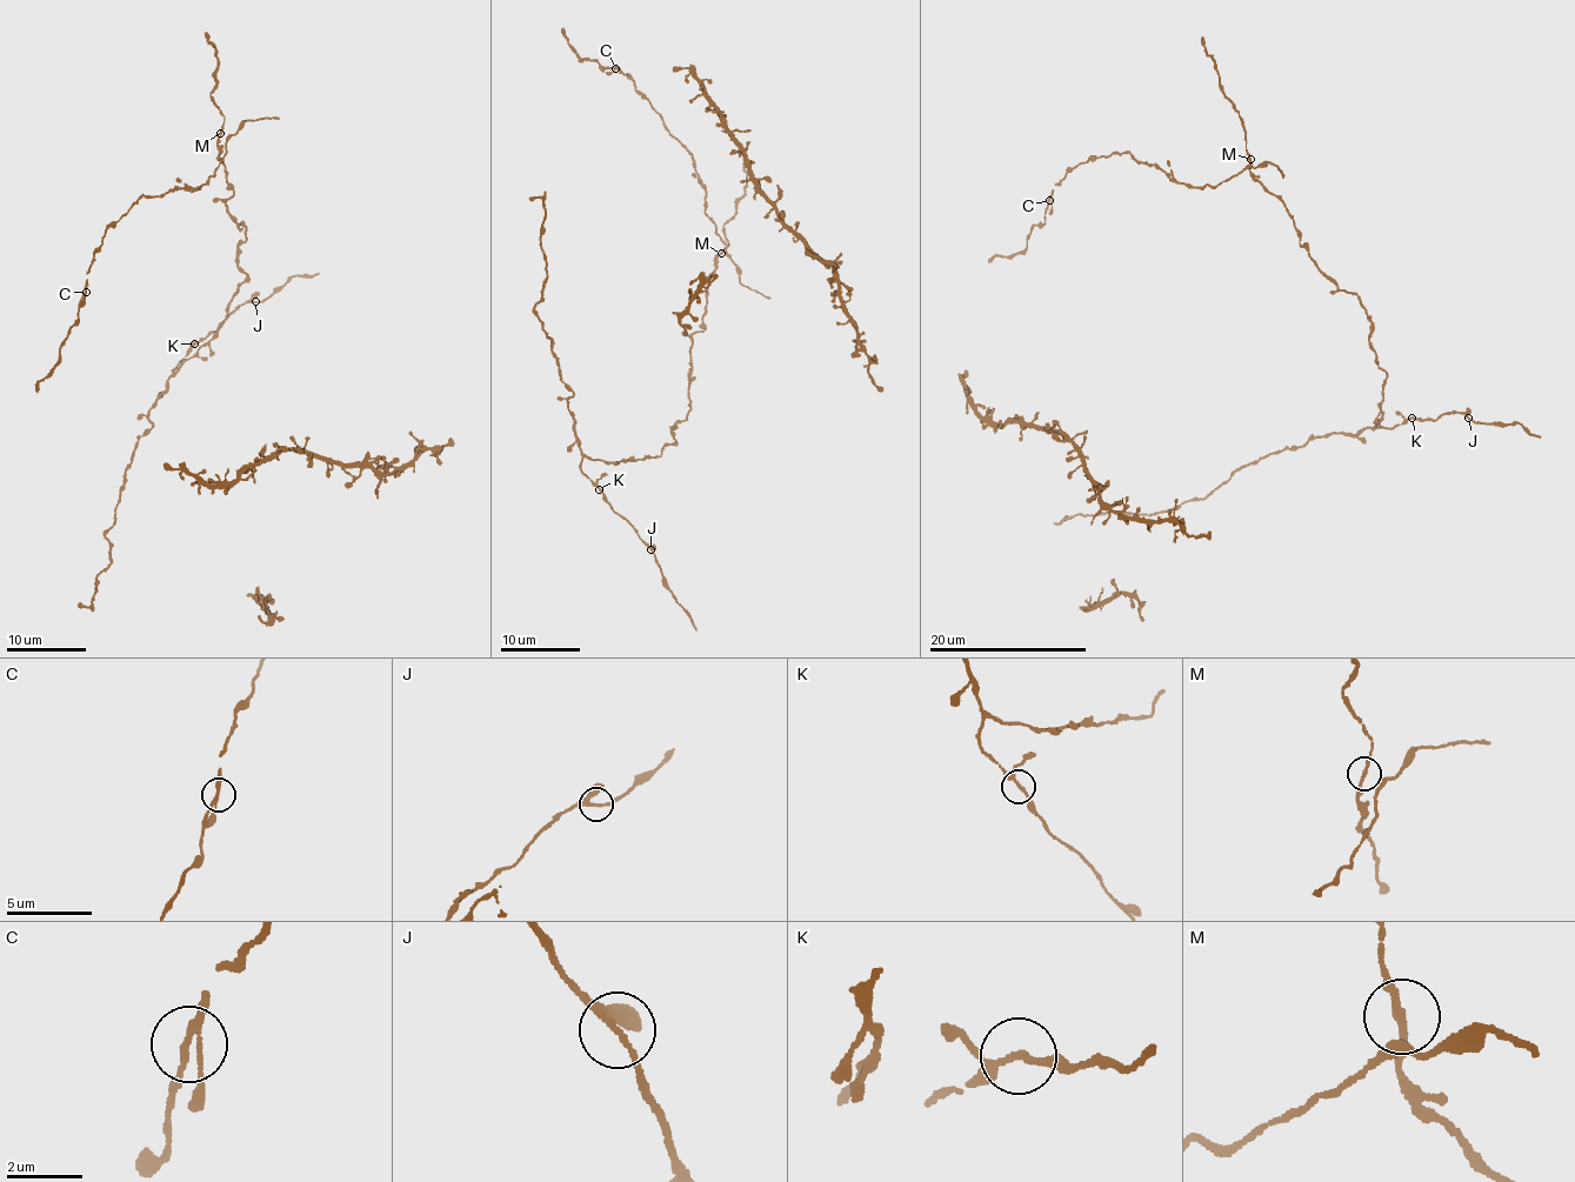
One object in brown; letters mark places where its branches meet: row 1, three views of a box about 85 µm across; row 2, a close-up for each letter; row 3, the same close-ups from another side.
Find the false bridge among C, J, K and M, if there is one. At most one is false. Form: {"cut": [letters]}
{"cut": []}

